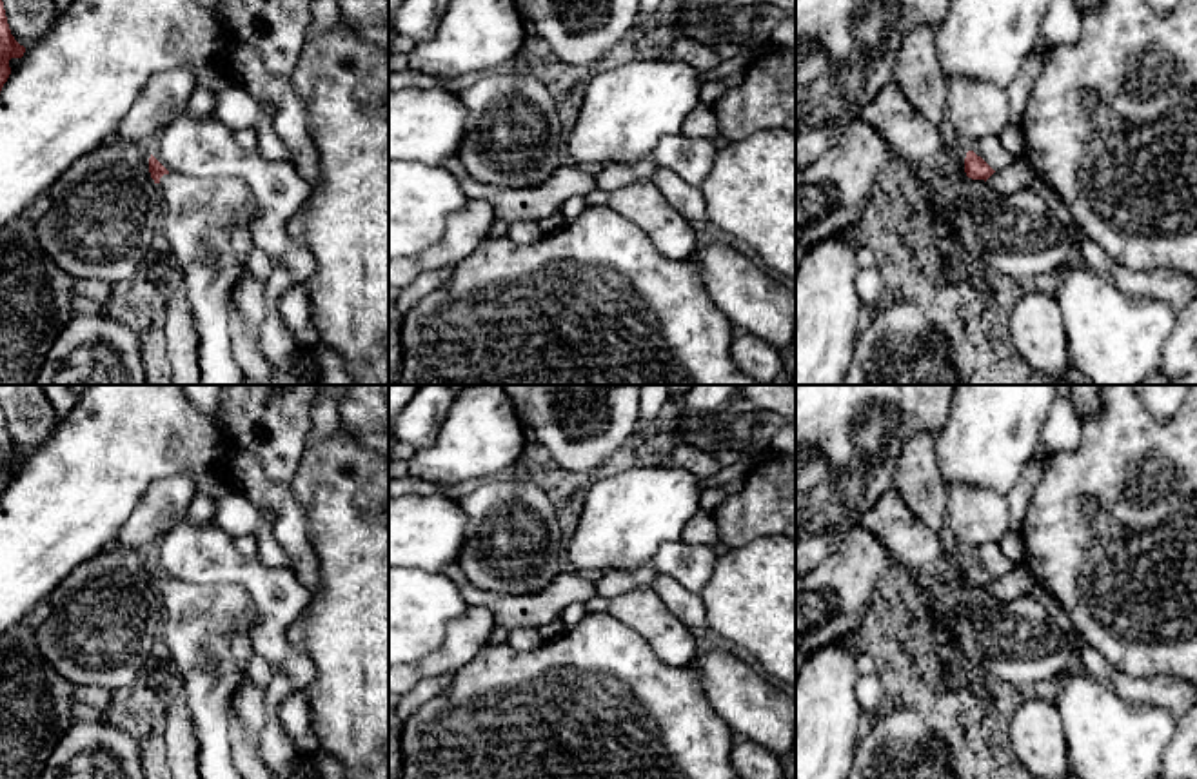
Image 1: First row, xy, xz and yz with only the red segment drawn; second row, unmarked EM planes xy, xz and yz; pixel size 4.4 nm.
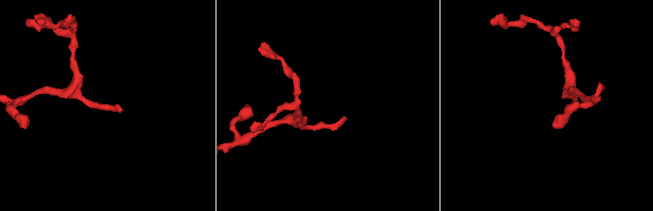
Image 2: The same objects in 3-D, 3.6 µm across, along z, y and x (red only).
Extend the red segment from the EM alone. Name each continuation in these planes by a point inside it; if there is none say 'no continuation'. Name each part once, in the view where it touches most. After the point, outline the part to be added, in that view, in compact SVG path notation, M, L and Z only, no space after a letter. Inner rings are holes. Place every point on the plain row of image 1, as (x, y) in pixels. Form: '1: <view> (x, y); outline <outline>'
1: xy (200, 621); outline M163 581L163 639L198 739L200 779L243 779L232 763L229 710L242 681L234 636L260 626L247 588Z

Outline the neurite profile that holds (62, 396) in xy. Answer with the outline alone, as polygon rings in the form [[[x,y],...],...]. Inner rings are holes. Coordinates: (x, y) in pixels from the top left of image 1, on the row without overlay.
[[[42,385],[42,389],[60,418],[64,418],[80,399],[69,385]]]

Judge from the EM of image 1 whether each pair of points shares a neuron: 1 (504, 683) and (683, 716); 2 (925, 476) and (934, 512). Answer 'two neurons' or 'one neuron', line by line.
1: one neuron
2: one neuron

